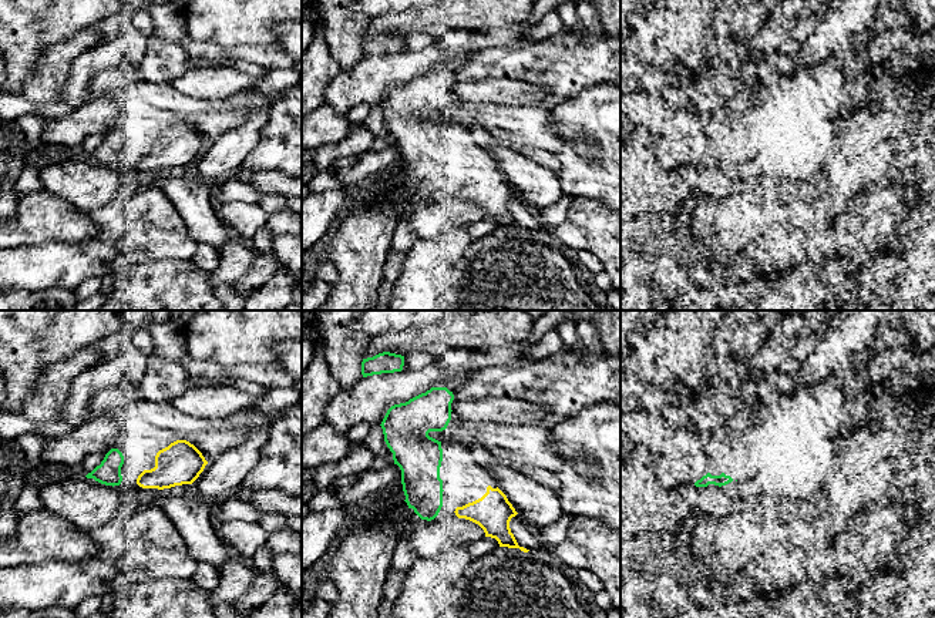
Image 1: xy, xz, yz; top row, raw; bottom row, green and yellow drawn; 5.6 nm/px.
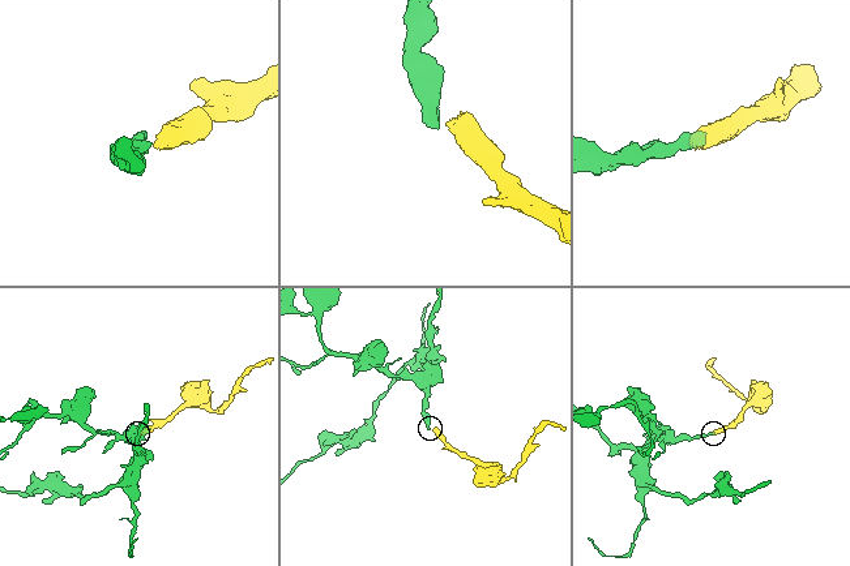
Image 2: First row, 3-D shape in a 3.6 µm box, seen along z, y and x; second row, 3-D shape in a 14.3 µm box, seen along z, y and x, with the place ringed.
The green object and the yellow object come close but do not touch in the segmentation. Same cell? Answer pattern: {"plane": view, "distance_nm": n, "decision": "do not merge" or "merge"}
{"plane": "xz", "distance_nm": 80, "decision": "merge"}

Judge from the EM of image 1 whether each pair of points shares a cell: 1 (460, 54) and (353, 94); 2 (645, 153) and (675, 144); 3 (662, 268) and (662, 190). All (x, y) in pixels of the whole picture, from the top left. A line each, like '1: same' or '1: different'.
1: same
2: different
3: different

